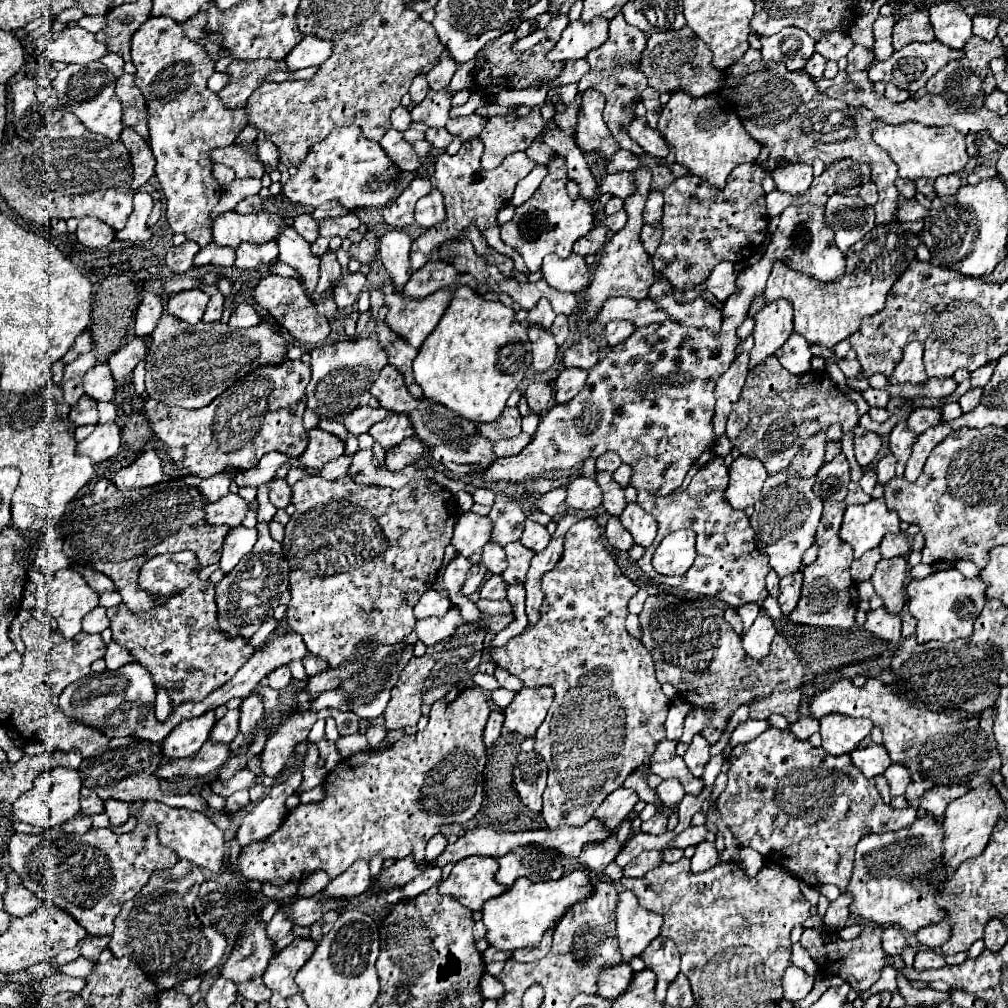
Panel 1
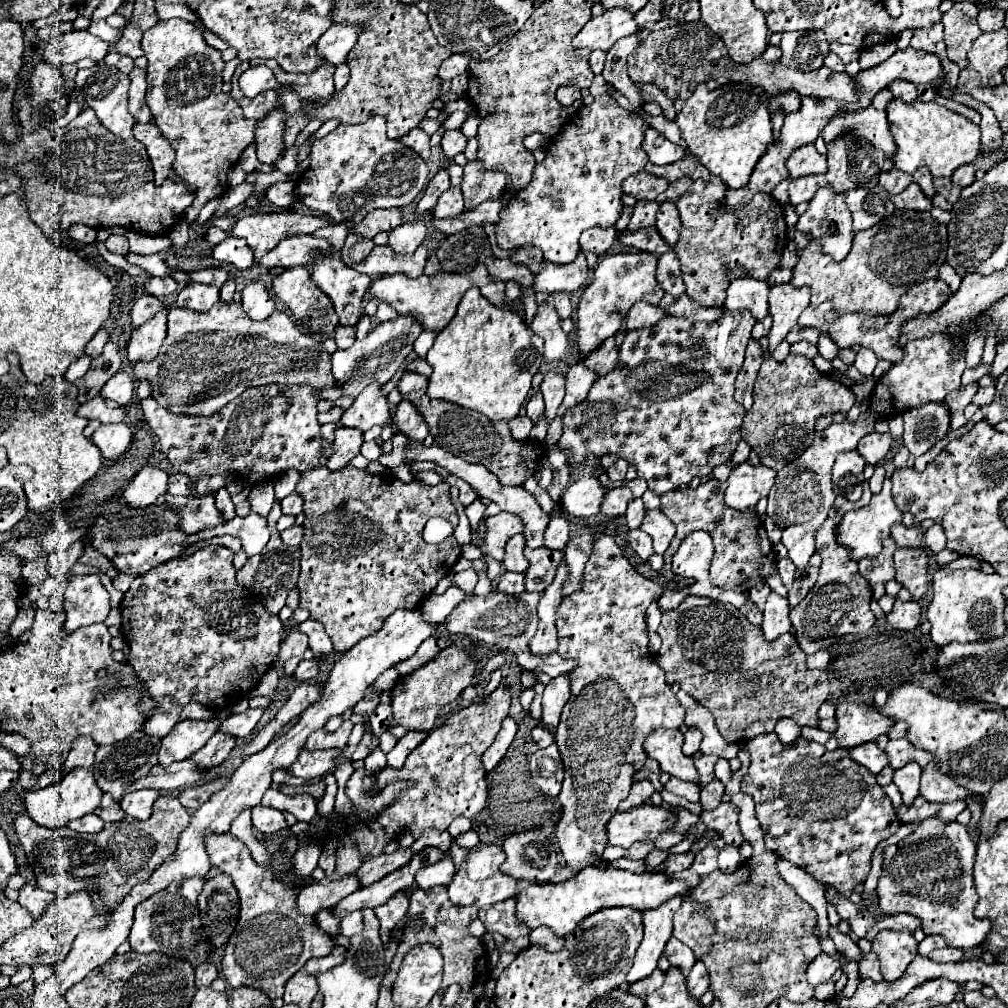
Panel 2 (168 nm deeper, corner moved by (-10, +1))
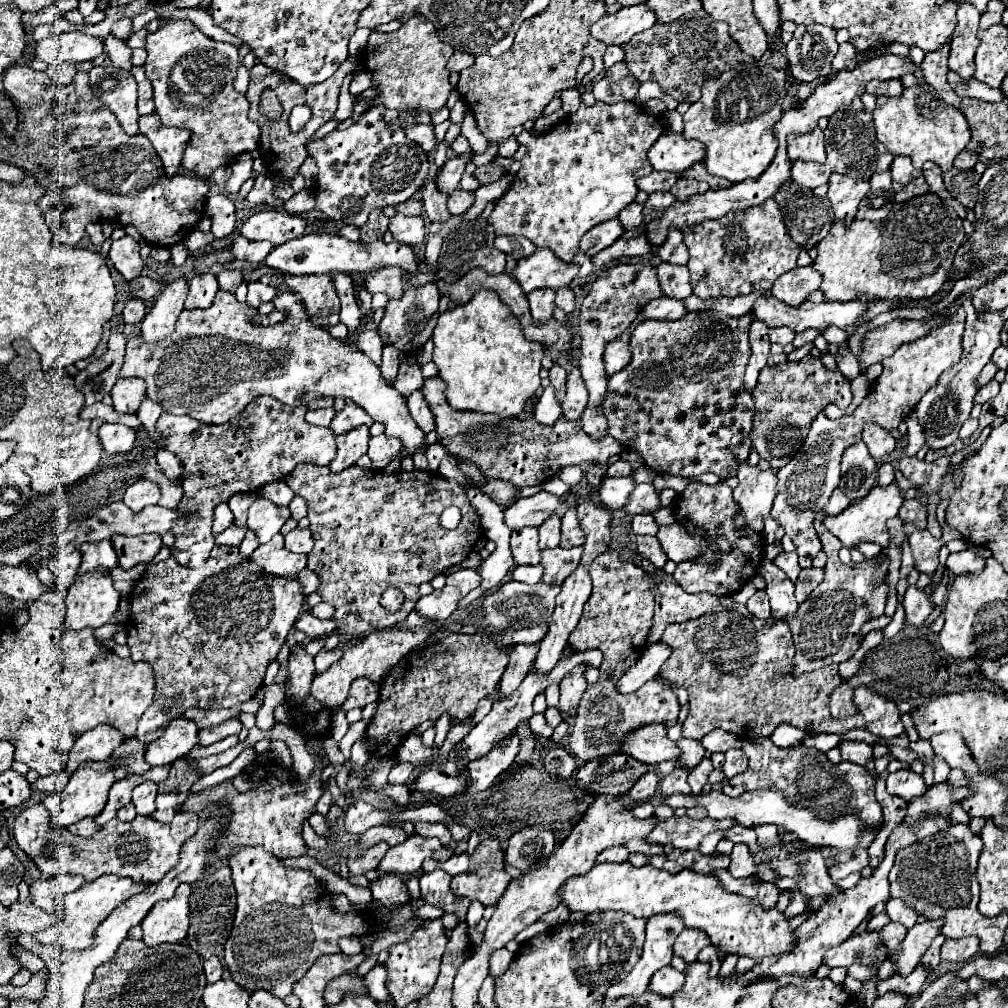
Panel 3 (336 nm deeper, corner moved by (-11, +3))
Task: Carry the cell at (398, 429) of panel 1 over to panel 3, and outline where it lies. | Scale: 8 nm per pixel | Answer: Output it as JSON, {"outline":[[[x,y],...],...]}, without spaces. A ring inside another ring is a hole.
{"outline":[[[416,391],[412,393],[408,399],[408,409],[410,409],[410,415],[412,419],[418,423],[418,427],[424,431],[424,433],[430,433],[434,431],[434,415],[430,411],[430,405],[426,403],[424,399],[424,393],[422,391]]]}

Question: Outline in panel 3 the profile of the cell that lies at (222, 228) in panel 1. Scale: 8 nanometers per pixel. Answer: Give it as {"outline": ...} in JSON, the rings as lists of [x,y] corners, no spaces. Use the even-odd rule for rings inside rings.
{"outline":[[[268,209],[268,211],[260,211],[248,219],[242,227],[242,235],[250,241],[266,239],[276,245],[282,245],[294,237],[300,237],[304,233],[304,229],[306,229],[306,223],[298,215]]]}

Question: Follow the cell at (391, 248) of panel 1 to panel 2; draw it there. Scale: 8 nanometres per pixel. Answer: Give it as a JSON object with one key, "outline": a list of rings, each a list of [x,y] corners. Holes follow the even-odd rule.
{"outline":[[[413,221],[413,223],[403,223],[395,229],[389,231],[389,247],[397,253],[397,255],[407,255],[413,253],[425,237],[425,225],[421,221]]]}

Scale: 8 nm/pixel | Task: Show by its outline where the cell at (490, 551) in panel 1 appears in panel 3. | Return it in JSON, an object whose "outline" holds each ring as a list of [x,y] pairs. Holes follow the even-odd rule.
{"outline":[[[536,527],[516,529],[510,537],[510,549],[516,565],[538,565],[540,563],[538,529]]]}

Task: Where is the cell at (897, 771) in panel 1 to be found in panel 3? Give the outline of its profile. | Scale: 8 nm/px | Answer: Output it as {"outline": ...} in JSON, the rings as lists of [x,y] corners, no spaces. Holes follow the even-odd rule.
{"outline":[[[900,769],[896,773],[890,773],[886,777],[886,787],[888,787],[888,793],[892,793],[896,797],[902,797],[904,801],[908,801],[912,797],[920,797],[928,789],[924,785],[922,775],[918,775],[914,771],[908,771],[908,769]]]}

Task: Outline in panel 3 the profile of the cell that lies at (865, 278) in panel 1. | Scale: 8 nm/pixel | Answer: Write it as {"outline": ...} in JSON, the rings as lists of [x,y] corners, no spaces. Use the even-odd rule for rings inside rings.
{"outline":[[[924,193],[912,197],[910,201],[894,203],[884,221],[854,219],[850,225],[836,221],[828,237],[818,243],[818,259],[812,263],[812,267],[824,277],[820,289],[826,295],[826,301],[852,301],[856,297],[856,291],[864,291],[866,295],[880,295],[880,299],[924,299],[940,291],[946,271],[948,267],[952,267],[952,259],[964,239],[966,233],[956,211],[948,207],[936,193]]]}

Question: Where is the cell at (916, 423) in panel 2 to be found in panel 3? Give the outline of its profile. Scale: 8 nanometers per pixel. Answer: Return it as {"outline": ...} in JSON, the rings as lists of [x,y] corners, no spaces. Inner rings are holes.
{"outline":[[[962,295],[960,301],[966,311],[965,329],[962,333],[962,355],[958,363],[954,363],[948,371],[940,375],[936,387],[932,387],[916,407],[920,425],[924,427],[924,433],[926,433],[926,445],[932,449],[944,449],[958,439],[958,431],[964,425],[964,421],[970,417],[970,411],[974,405],[972,399],[978,391],[976,379],[980,371],[984,369],[984,365],[990,363],[992,353],[1000,345],[1000,331],[1004,327],[1002,313],[996,313],[996,311],[978,313],[967,295]]]}

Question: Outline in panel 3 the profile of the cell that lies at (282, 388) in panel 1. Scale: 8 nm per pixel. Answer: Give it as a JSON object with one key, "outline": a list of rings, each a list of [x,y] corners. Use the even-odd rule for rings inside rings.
{"outline":[[[260,397],[254,399],[244,413],[236,415],[236,419],[230,419],[224,425],[204,425],[198,423],[196,419],[188,419],[188,415],[176,417],[172,413],[162,413],[158,419],[158,431],[168,437],[166,449],[172,451],[176,457],[182,461],[182,475],[180,483],[184,489],[184,497],[178,503],[176,511],[180,515],[188,515],[186,519],[176,519],[172,525],[174,533],[174,545],[172,557],[184,565],[184,567],[202,567],[214,547],[214,535],[212,535],[212,515],[214,507],[218,503],[230,501],[232,495],[236,493],[254,493],[262,489],[264,485],[272,481],[280,481],[282,477],[290,475],[294,467],[302,461],[314,463],[314,465],[330,465],[330,461],[336,455],[336,439],[330,431],[330,427],[314,427],[304,421],[306,407],[288,407],[284,403],[278,403],[278,399],[272,397]]]}

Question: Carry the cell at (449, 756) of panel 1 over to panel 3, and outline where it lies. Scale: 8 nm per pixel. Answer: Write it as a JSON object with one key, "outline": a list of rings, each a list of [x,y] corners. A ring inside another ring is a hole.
{"outline":[[[514,645],[510,651],[510,663],[500,681],[500,697],[508,697],[528,675],[534,659],[538,655],[538,645]]]}

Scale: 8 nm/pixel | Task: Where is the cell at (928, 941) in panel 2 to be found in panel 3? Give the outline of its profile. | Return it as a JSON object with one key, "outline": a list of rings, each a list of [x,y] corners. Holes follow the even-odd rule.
{"outline":[[[944,935],[936,937],[934,943],[932,943],[932,947],[930,947],[930,949],[926,951],[926,955],[922,957],[922,965],[924,965],[928,971],[934,971],[934,969],[938,967],[938,963],[940,963],[940,947],[942,947],[942,943],[944,943]]]}

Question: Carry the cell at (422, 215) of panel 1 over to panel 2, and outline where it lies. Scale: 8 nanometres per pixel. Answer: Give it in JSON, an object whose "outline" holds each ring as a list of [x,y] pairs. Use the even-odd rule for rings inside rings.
{"outline":[[[449,187],[447,193],[443,193],[433,209],[433,217],[437,219],[449,219],[463,213],[463,195],[459,187]]]}

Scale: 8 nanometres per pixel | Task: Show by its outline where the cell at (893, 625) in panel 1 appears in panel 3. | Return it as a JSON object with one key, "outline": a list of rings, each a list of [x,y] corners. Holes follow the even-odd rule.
{"outline":[[[910,585],[906,589],[902,605],[906,611],[906,621],[910,625],[922,625],[928,619],[928,615],[934,611],[934,603],[930,601],[930,597],[916,585]]]}

